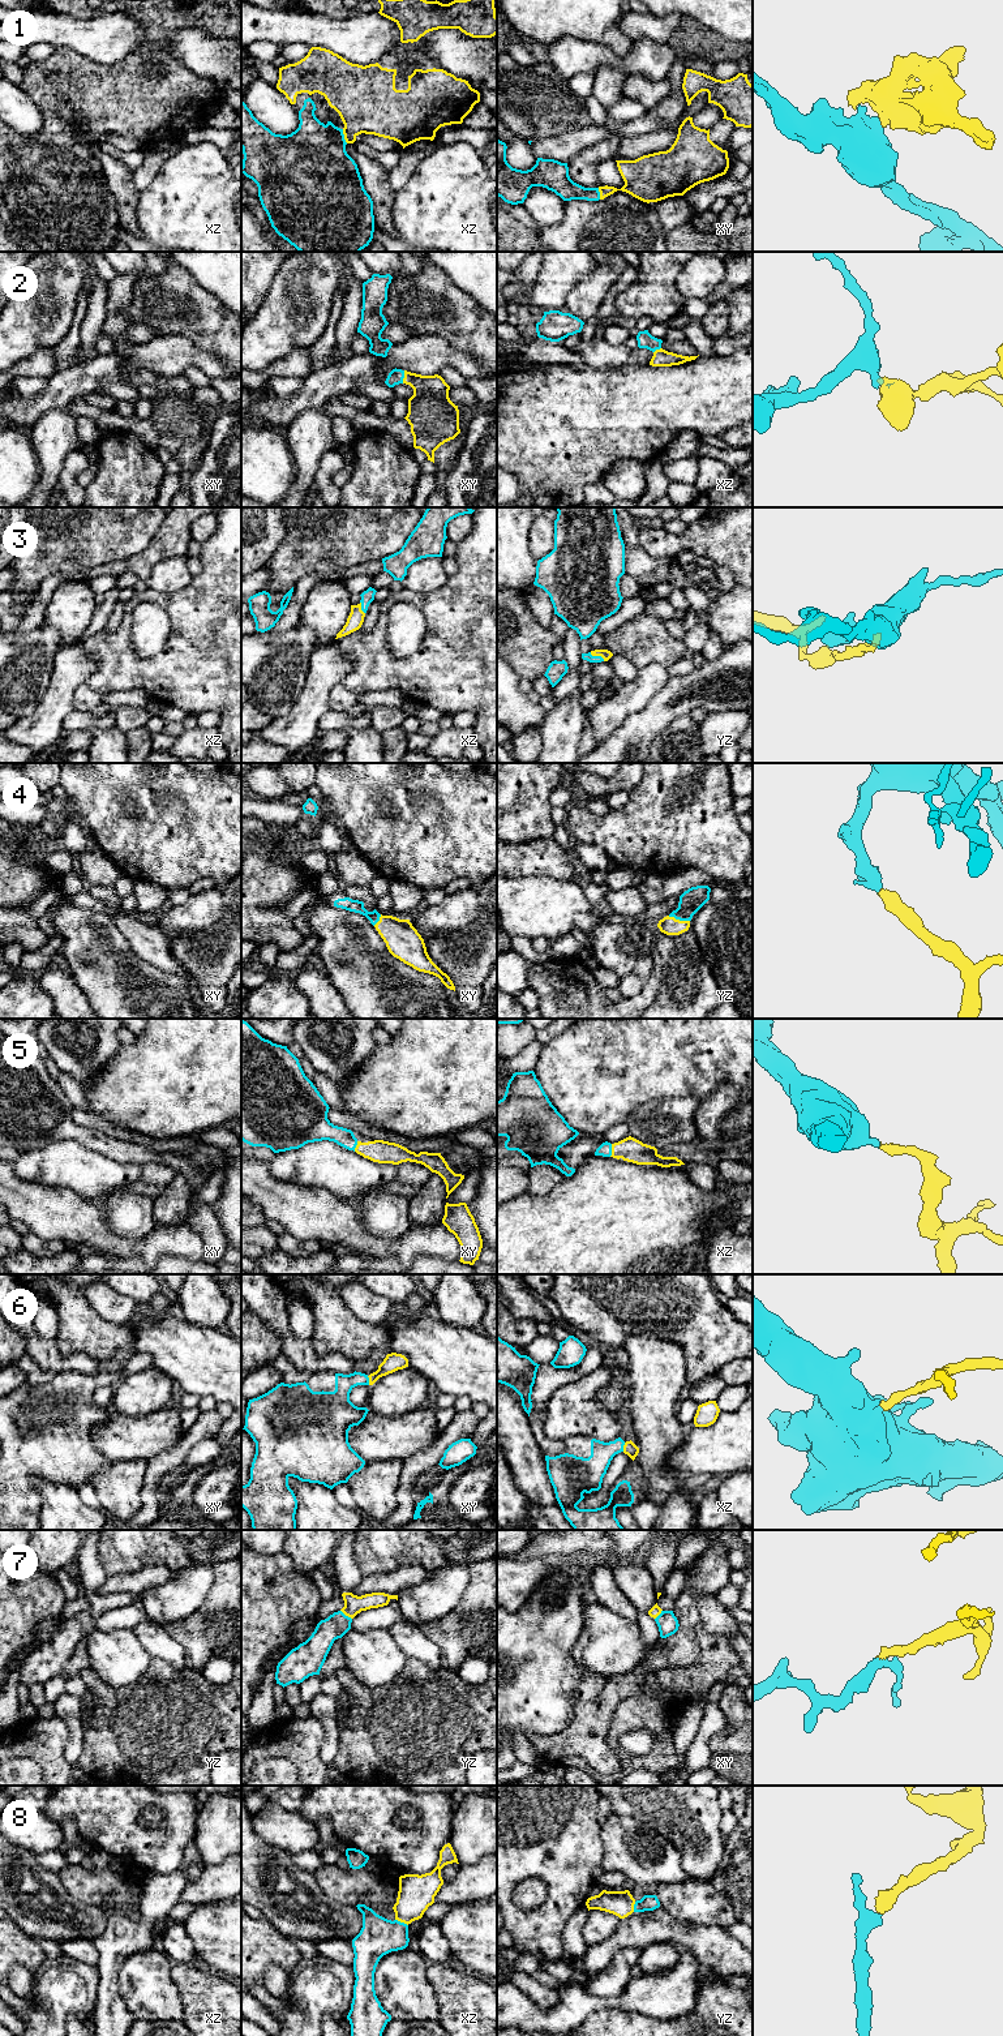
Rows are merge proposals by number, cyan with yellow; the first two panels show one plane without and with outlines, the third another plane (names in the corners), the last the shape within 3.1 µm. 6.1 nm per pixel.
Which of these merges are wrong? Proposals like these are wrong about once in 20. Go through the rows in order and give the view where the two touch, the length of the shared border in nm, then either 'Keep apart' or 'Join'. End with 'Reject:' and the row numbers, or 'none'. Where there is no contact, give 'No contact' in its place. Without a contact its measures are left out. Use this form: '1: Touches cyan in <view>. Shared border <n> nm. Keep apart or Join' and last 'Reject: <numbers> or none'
1: Touches cyan in xz. Shared border 90 nm. Join
2: Touches cyan in xy. Shared border 80 nm. Join
3: Touches cyan in yz. Shared border 110 nm. Join
4: Touches cyan in yz. Shared border 140 nm. Join
5: Touches cyan in xz. Shared border 80 nm. Join
6: Touches cyan in xy. Shared border 60 nm. Join
7: Touches cyan in yz. Shared border 90 nm. Join
8: Touches cyan in xz. Shared border 90 nm. Join
Reject: none

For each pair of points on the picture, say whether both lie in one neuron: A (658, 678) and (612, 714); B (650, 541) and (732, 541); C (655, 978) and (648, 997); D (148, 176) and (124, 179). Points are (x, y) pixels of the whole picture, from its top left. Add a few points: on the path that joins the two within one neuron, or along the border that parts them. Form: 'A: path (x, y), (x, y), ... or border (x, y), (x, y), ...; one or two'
A: path (646, 684), (624, 702); one
B: path (671, 541), (711, 541); one
C: path (654, 982), (648, 993); one
D: border (132, 174), (132, 181), (138, 192); two

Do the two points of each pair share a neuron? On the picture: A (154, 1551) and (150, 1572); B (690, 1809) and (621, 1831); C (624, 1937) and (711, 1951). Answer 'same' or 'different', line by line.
A: different
B: different
C: same

